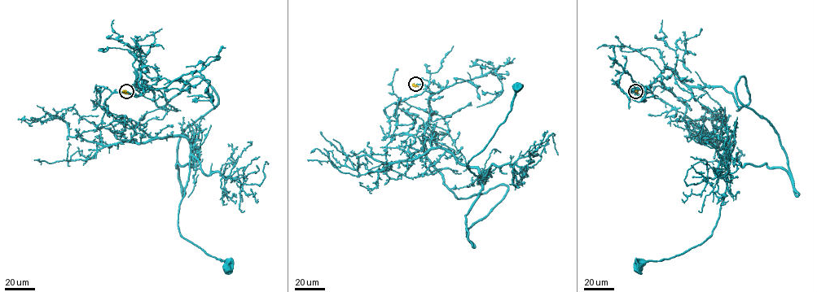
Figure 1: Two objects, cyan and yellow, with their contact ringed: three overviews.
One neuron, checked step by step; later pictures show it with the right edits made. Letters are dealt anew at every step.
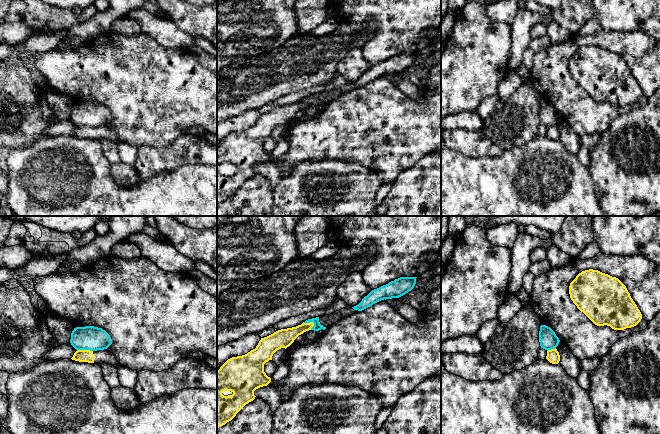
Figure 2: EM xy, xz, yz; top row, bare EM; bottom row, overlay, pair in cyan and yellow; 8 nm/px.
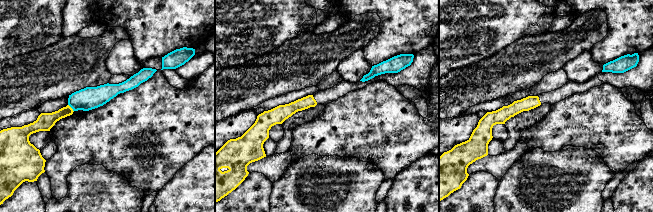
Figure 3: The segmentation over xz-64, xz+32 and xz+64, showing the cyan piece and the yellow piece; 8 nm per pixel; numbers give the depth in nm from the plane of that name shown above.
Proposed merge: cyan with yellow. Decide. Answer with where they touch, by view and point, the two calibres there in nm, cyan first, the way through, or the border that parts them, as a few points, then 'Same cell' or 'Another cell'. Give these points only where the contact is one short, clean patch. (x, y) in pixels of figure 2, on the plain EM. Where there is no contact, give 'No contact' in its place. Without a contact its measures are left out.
Touches cyan at xz (309, 98). Thickness 70 nm (cyan) against 150 nm. Boundary: xz (302, 99), (312, 98), (314, 101). Another cell

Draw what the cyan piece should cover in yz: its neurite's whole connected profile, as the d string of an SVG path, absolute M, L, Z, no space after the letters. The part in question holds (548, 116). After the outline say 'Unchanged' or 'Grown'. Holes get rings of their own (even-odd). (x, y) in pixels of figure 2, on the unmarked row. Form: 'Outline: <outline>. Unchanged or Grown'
Outline: M541 101L539 107L539 118L541 124L548 127L555 125L558 122L560 116L550 103Z. Unchanged

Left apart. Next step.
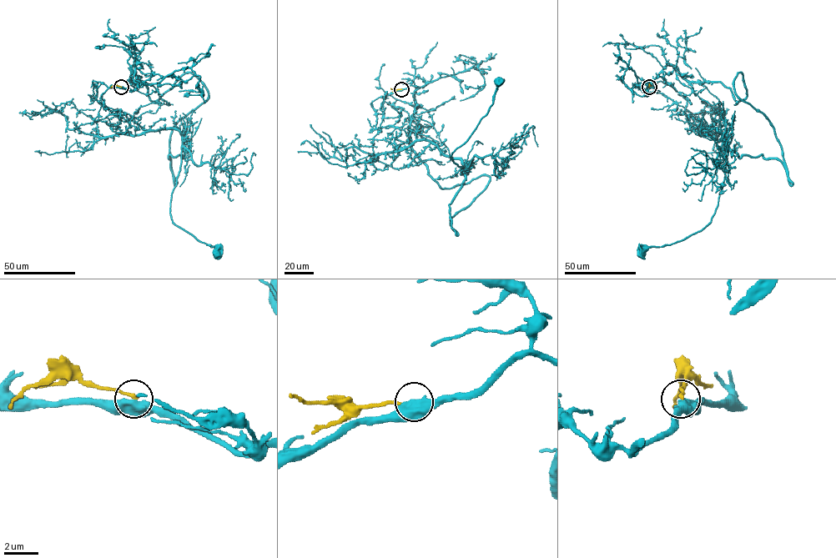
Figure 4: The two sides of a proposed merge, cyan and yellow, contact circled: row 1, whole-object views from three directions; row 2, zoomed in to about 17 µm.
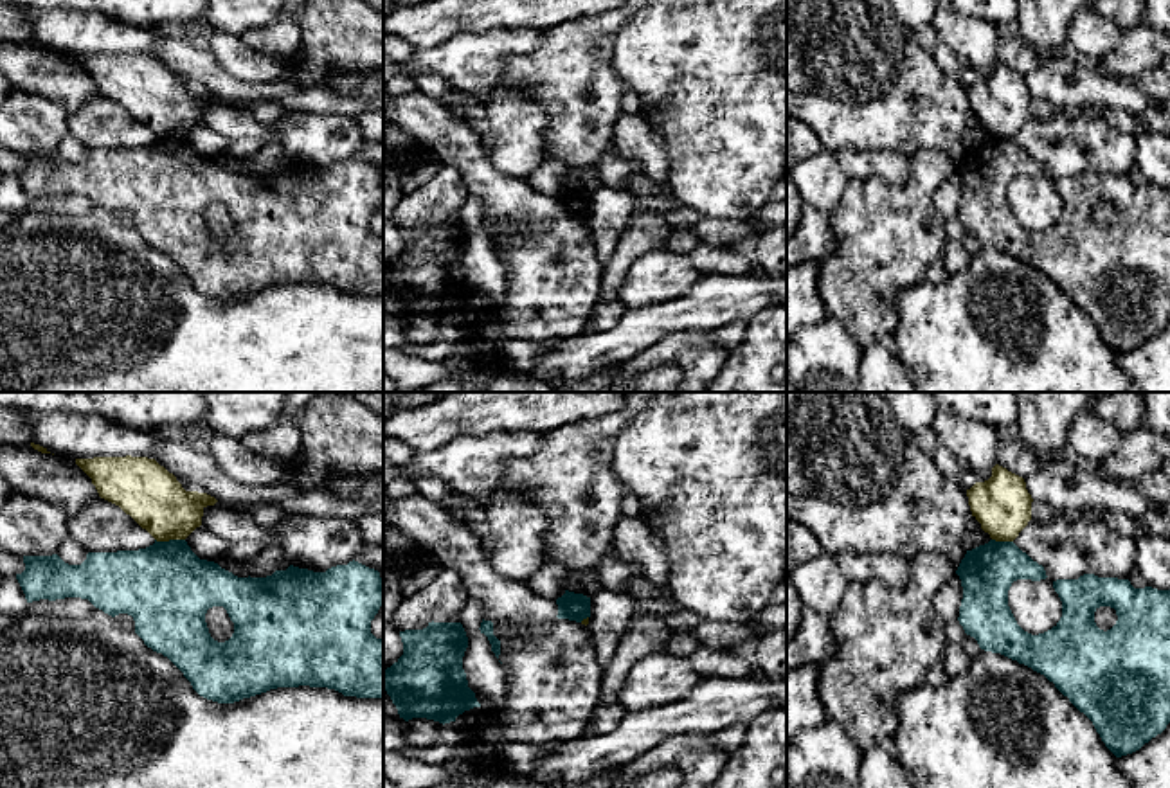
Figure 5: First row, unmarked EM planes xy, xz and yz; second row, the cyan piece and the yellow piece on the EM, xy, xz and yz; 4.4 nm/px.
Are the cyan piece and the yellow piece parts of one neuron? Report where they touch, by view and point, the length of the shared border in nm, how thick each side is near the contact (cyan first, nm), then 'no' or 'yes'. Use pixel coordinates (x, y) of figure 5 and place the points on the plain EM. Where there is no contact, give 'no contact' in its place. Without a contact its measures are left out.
xy (170, 137) | 140 nm | 400/260 nm | no

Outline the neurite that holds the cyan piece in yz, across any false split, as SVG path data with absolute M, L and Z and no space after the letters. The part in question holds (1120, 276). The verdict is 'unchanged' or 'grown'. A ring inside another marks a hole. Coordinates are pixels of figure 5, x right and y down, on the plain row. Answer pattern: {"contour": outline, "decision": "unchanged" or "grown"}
{"contour": "M990 137L967 148L956 171L963 196L959 221L981 246L1001 250L1044 272L1094 322L1105 344L1116 353L1139 347L1170 320L1170 187L1134 185L1129 176L1084 171L1057 176L1053 185L1062 198L1062 214L1048 228L1024 228L1010 203L1008 187L1017 176L1046 176L1042 162L1013 139ZM1100 203L1116 207L1116 221L1103 228L1094 219Z", "decision": "unchanged"}

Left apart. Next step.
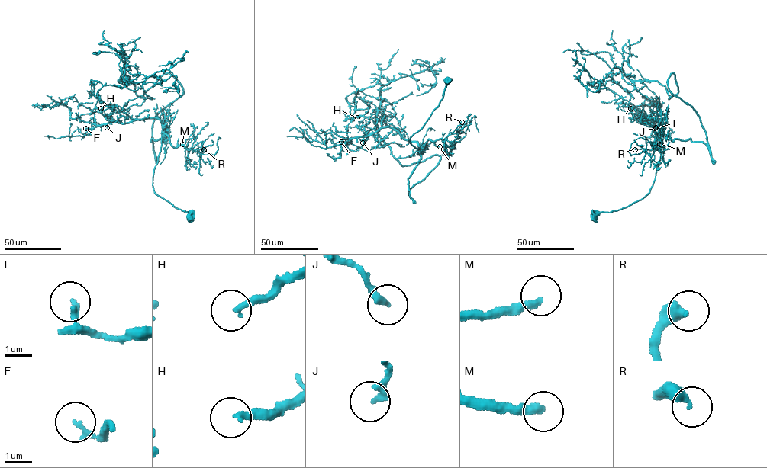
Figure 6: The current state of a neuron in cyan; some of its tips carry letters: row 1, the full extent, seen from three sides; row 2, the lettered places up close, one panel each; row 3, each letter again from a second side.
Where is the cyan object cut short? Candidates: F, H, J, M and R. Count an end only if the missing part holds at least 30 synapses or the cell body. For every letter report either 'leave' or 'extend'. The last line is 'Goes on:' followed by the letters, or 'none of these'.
F: leave
H: leave
J: leave
M: extend
R: leave
Goes on: M

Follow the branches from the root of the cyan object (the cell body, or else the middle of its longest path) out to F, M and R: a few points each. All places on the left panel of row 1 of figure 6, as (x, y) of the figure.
F: (189, 217), (154, 190), (153, 169), (161, 144), (162, 124), (159, 120), (143, 118), (85, 128)
M: (189, 217), (187, 212), (158, 196), (153, 185), (162, 133), (167, 136), (174, 147), (182, 144)
R: (189, 217), (154, 191), (153, 169), (161, 151), (162, 133), (174, 147), (183, 145), (188, 150), (204, 149)

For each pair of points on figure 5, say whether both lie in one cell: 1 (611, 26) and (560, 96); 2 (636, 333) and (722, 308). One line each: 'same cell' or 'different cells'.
1: same cell
2: same cell

